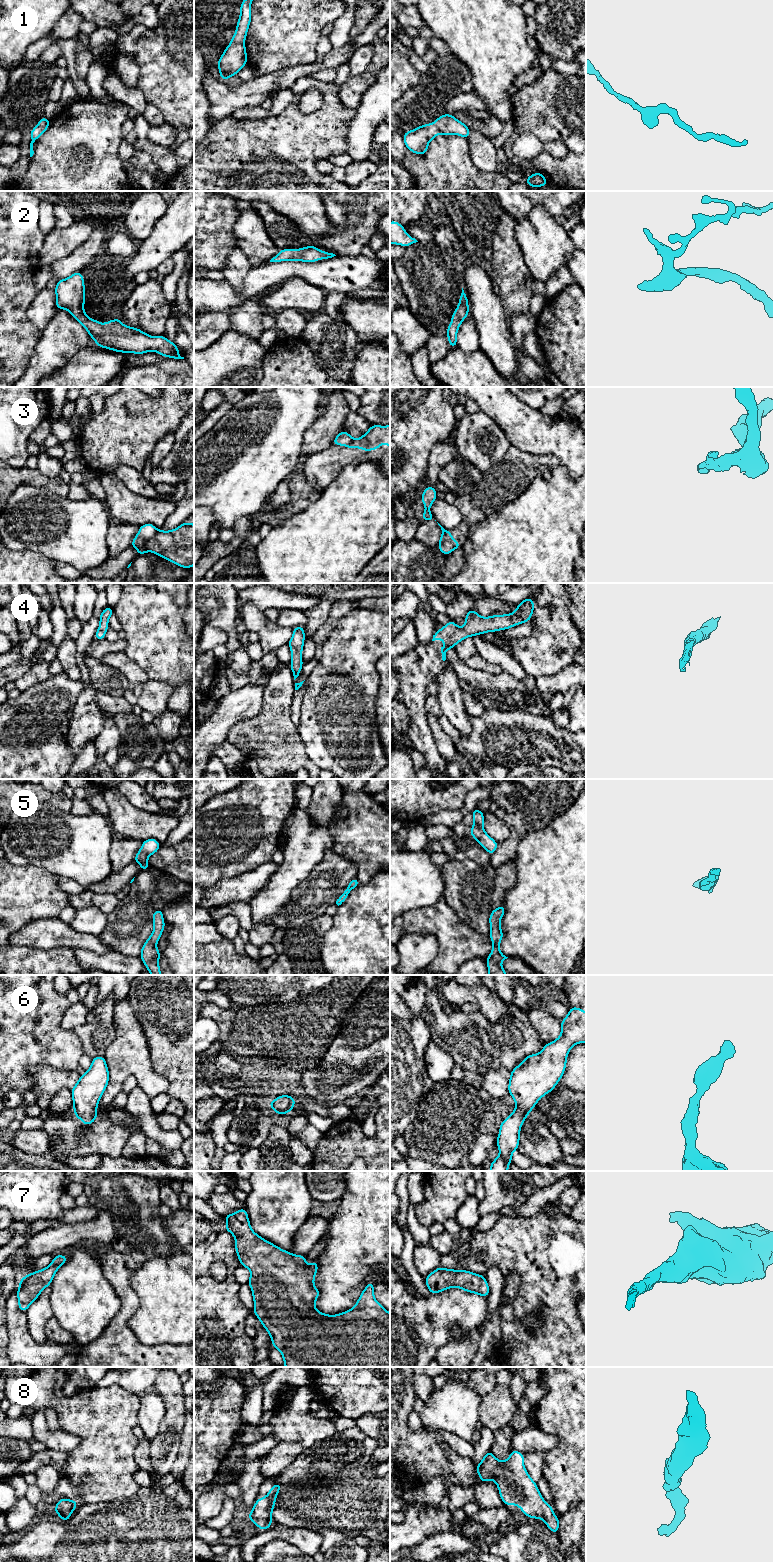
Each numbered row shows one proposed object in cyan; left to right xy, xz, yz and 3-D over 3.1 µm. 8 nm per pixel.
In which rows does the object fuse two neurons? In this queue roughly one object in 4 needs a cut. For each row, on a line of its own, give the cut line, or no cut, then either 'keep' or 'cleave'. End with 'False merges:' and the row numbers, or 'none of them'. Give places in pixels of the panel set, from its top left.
1: cut none; keep
2: cut none; keep
3: cut xy (158, 530), (145, 542), (144, 547), (146, 550); cleave
4: cut none; keep
5: cut none; keep
6: cut none; keep
7: cut none; keep
8: cut none; keep
False merges: 3

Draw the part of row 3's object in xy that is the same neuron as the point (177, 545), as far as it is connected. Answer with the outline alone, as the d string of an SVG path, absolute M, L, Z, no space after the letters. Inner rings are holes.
M183 522L170 531L159 529L144 546L147 551L180 567L190 569L194 565L194 524Z

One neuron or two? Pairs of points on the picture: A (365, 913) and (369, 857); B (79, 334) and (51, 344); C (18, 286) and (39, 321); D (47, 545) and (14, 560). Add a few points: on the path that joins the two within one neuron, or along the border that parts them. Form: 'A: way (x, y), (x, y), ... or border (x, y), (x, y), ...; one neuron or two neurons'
A: border (379, 871), (366, 881), (360, 883); two neurons
B: way (72, 337), (63, 337), (58, 342); one neuron
C: border (38, 292), (26, 312), (27, 319), (35, 327); two neurons
D: border (11, 549), (33, 550), (55, 561); two neurons

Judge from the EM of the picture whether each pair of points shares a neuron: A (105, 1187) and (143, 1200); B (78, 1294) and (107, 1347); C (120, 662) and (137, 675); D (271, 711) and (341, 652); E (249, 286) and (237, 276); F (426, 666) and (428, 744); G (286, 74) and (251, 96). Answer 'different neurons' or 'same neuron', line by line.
A: same neuron
B: different neurons
C: same neuron
D: different neurons
E: different neurons
F: same neuron
G: same neuron

